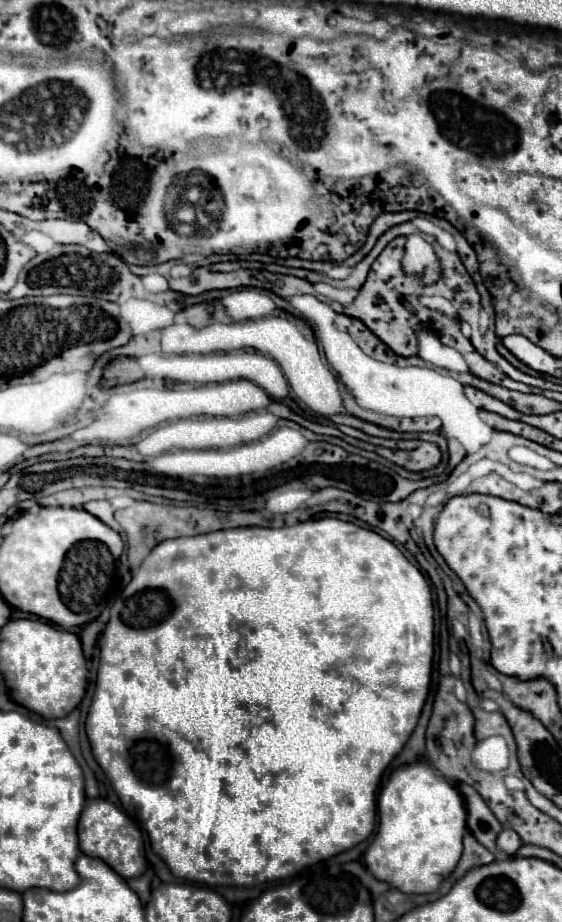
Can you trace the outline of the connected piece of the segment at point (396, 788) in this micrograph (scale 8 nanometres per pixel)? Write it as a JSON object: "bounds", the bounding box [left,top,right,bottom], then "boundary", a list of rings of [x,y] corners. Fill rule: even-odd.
{"bounds":[364,763,466,893],"boundary":[[[430,763],[396,769],[378,797],[378,831],[364,853],[366,869],[402,893],[432,893],[462,855],[466,809],[454,783],[438,779]]]}

